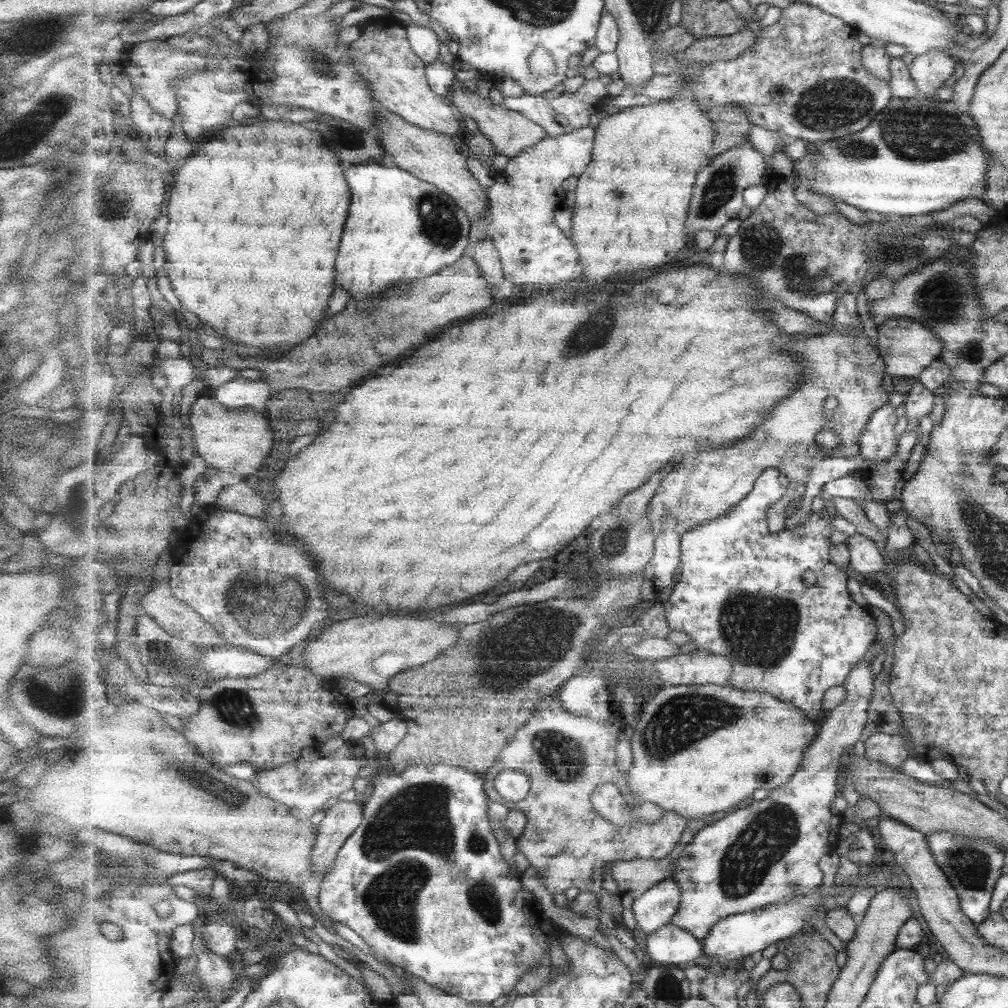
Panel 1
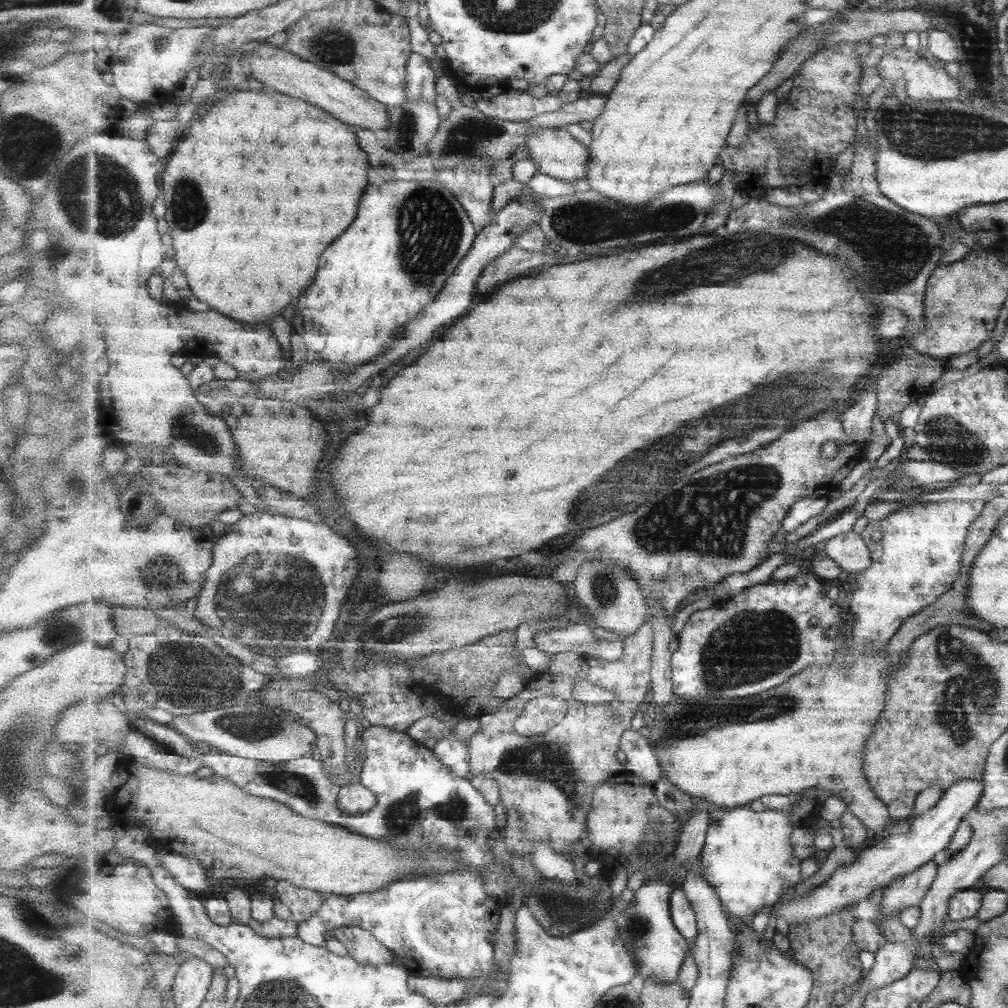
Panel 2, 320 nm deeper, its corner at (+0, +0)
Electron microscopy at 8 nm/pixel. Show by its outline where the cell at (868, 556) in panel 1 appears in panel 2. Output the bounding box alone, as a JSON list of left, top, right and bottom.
[821,531,873,575]

